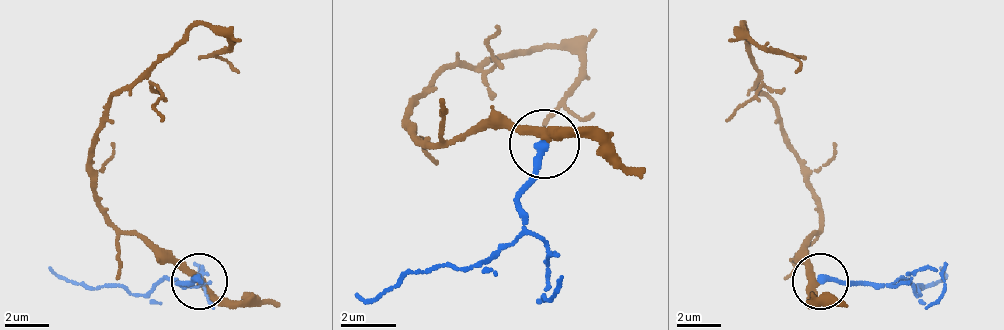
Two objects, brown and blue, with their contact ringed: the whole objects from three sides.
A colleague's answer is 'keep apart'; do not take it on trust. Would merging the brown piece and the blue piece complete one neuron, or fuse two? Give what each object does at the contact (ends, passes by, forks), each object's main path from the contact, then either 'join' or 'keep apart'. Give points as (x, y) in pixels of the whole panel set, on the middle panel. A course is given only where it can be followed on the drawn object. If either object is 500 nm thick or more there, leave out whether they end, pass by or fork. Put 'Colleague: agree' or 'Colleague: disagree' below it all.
brown passes by; blue ends; course brown (542, 138), (473, 125), (424, 145), (410, 132), (445, 69), (535, 48), (584, 69), (563, 104), (591, 111); course blue (542, 145), (521, 229), (480, 263), (403, 270), (376, 298), (355, 291); join
Colleague: disagree

